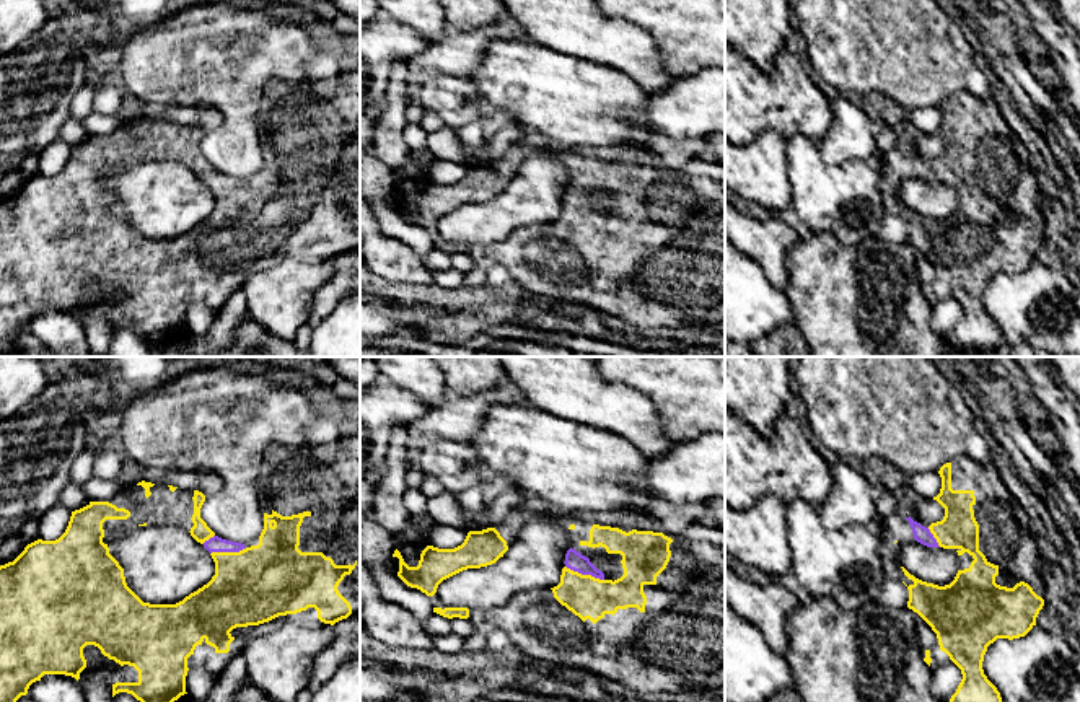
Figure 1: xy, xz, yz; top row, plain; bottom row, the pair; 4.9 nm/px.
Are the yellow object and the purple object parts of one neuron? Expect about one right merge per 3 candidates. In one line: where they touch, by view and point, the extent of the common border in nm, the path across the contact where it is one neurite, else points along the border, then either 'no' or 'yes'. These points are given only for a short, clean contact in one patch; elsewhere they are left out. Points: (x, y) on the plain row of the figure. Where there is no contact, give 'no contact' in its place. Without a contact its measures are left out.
contact xz (585, 210); length 200 nm; yes

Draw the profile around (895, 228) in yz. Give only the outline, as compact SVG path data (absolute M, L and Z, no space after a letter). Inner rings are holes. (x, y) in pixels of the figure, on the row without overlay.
M888 213L876 235L885 241L901 244L907 241L909 225L901 215Z

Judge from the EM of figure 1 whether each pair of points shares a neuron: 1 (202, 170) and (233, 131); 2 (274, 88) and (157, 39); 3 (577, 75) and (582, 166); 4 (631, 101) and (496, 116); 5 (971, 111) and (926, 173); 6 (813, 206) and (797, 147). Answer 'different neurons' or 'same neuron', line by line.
1: different neurons
2: different neurons
3: different neurons
4: different neurons
5: same neuron
6: same neuron

